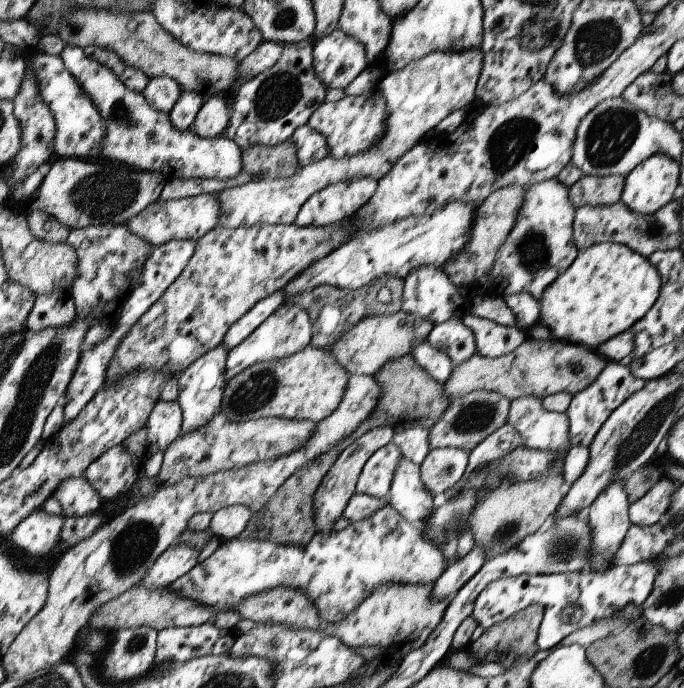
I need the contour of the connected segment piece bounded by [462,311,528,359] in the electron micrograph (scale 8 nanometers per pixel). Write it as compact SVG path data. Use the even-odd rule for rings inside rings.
M469 311L465 312L462 321L474 333L477 353L488 358L510 354L528 338L518 327L510 328Z

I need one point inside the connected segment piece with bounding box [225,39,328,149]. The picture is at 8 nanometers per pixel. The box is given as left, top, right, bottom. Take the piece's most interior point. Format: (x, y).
(267, 110)

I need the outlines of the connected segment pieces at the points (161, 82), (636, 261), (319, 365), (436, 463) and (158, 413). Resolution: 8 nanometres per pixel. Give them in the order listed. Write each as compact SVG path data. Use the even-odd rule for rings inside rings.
M161 76L150 79L143 95L152 108L170 114L174 110L174 104L182 96L182 91L181 86L173 78Z
M600 243L579 252L570 268L542 292L542 298L539 300L540 323L549 329L551 338L595 351L610 338L630 330L636 322L642 320L656 304L660 289L660 272L648 257L634 252L625 244Z
M308 345L282 360L253 364L227 381L222 412L228 416L228 420L237 423L268 417L312 420L317 423L328 418L340 406L348 380L348 370L334 360L329 349Z
M450 447L430 449L420 466L422 484L434 498L450 490L469 469L469 453L464 450Z
M160 400L151 412L147 424L148 455L166 451L179 438L182 431L182 406L177 400L174 400L174 402Z

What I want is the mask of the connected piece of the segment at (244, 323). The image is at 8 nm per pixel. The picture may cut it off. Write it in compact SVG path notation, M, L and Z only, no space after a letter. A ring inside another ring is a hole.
M282 289L278 290L278 292L274 292L274 294L268 296L267 299L260 300L254 308L251 308L251 310L227 332L226 338L223 339L223 343L227 345L227 349L232 350L232 348L236 348L239 344L242 344L252 332L258 330L268 318L282 307L284 302L285 298L284 294L282 294Z

